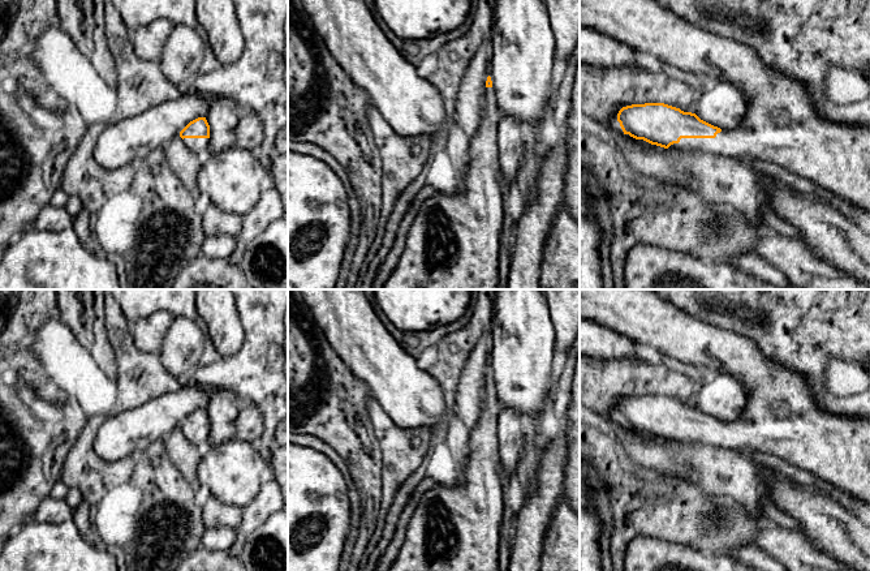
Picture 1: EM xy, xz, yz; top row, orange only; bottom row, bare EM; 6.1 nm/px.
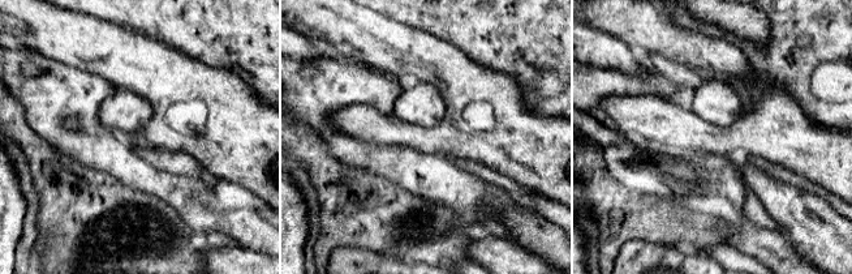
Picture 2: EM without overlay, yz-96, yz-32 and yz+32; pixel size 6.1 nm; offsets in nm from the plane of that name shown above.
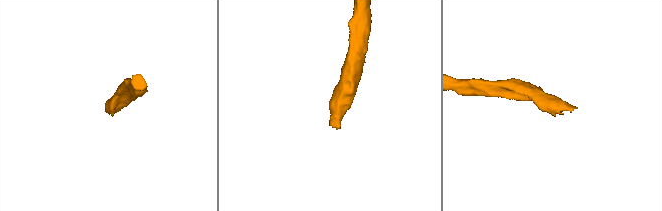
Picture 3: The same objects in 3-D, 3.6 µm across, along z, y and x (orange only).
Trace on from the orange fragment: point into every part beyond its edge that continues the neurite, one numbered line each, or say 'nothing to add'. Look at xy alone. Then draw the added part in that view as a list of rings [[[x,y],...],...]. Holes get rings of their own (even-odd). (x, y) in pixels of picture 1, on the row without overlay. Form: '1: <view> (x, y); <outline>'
1: xy (196, 437); [[[184,430],[182,433],[185,438],[195,446],[207,442],[210,435],[210,430]]]

